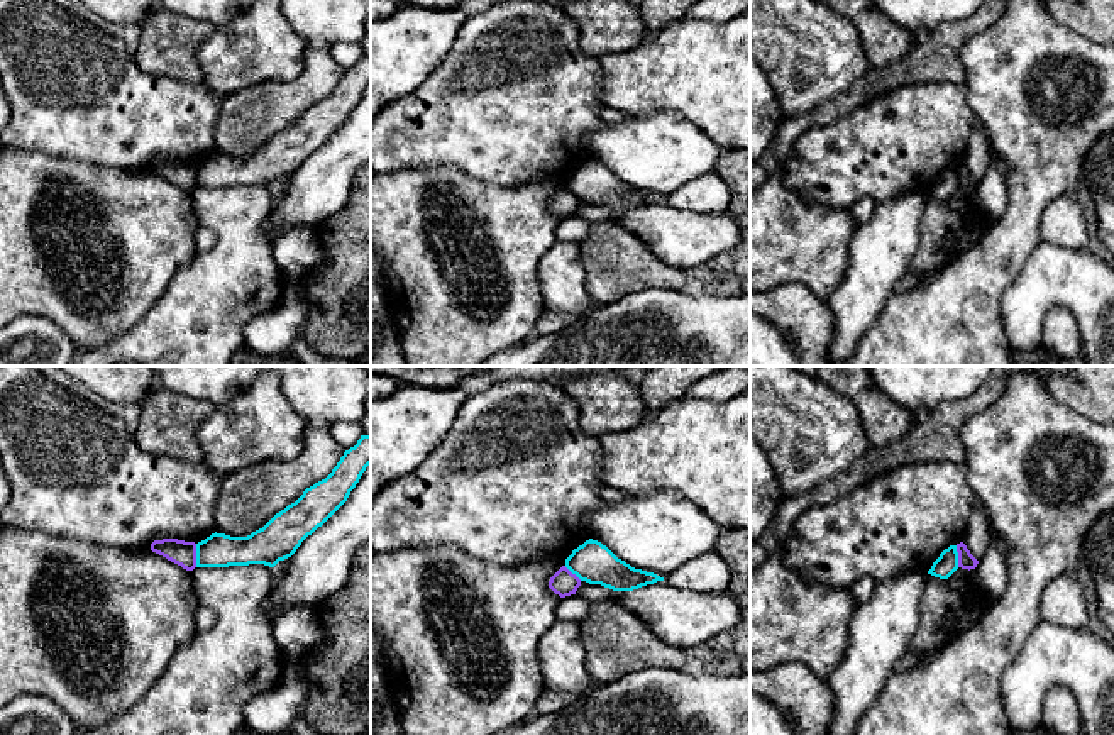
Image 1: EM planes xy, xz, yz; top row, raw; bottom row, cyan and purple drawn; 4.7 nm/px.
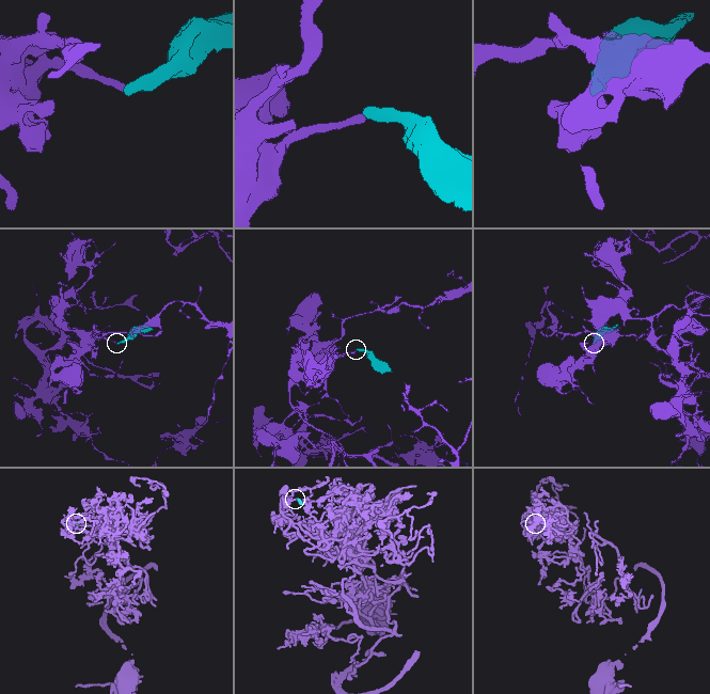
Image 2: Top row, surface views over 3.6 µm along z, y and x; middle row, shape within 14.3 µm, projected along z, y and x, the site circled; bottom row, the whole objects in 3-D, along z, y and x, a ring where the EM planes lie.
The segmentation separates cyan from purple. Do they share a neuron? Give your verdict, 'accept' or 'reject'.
reject

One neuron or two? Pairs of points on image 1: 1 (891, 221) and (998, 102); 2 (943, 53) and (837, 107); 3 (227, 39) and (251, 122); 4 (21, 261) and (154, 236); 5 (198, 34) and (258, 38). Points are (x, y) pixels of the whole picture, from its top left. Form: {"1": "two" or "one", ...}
{"1": "two", "2": "one", "3": "two", "4": "one", "5": "two"}

